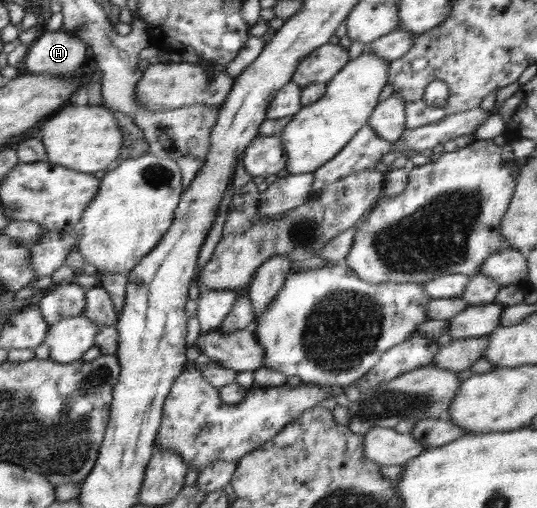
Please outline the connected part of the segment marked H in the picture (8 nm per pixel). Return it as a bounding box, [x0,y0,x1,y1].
[21,28,87,76]

